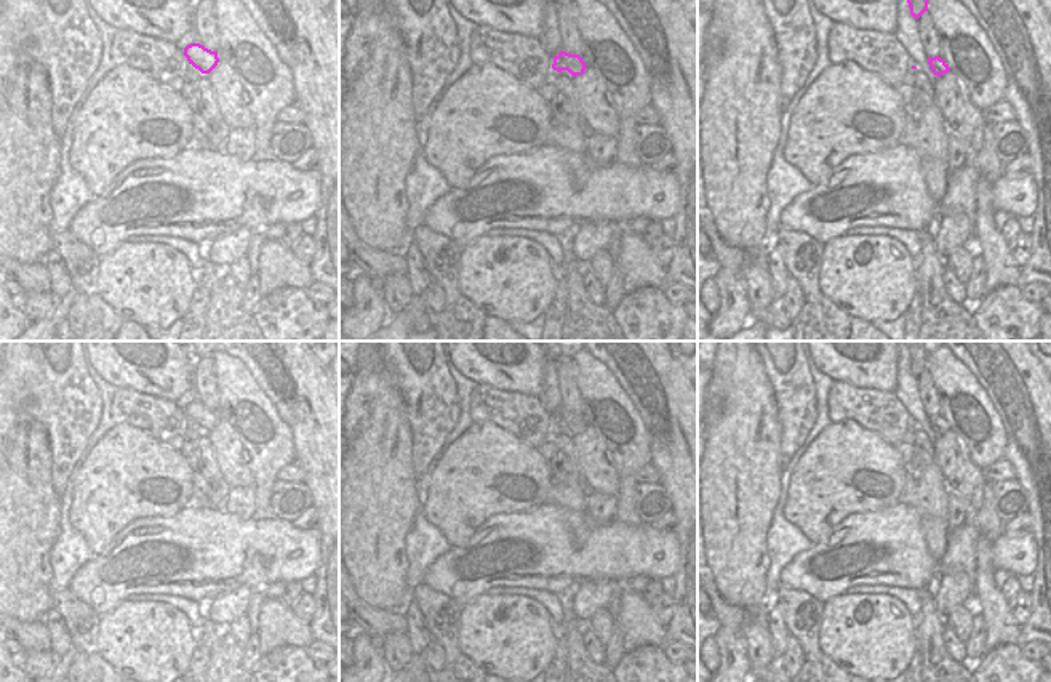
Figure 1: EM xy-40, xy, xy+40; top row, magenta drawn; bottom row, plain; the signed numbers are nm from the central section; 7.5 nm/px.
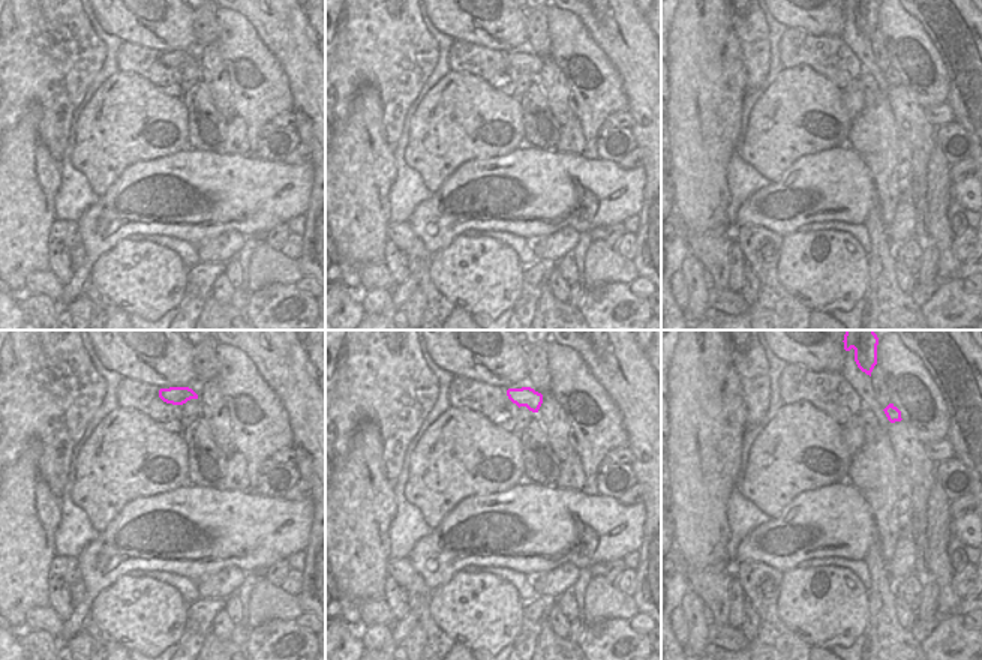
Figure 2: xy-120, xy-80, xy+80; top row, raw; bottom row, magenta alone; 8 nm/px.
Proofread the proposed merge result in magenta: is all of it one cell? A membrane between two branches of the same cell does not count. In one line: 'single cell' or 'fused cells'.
fused cells

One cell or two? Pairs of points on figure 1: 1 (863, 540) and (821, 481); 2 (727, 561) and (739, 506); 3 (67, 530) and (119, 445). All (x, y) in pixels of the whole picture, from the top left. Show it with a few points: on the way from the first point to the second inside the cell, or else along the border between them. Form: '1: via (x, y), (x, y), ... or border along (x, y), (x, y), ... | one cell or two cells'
1: border along (883, 506), (848, 514), (824, 541), (819, 541) | two cells
2: via (735, 548), (735, 519) | one cell
3: border along (71, 487), (69, 522), (95, 554) | two cells

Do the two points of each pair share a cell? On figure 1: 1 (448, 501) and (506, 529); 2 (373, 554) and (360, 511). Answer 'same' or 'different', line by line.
1: different
2: same

